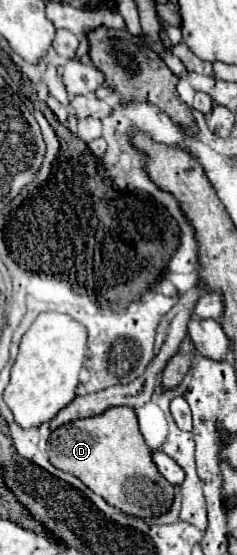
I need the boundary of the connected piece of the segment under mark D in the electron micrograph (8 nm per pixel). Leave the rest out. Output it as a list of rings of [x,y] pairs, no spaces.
[[[109,408],[95,418],[83,418],[55,428],[49,436],[49,460],[55,468],[75,474],[107,504],[137,518],[157,518],[171,510],[175,488],[151,462],[151,450],[139,432],[133,408]]]

